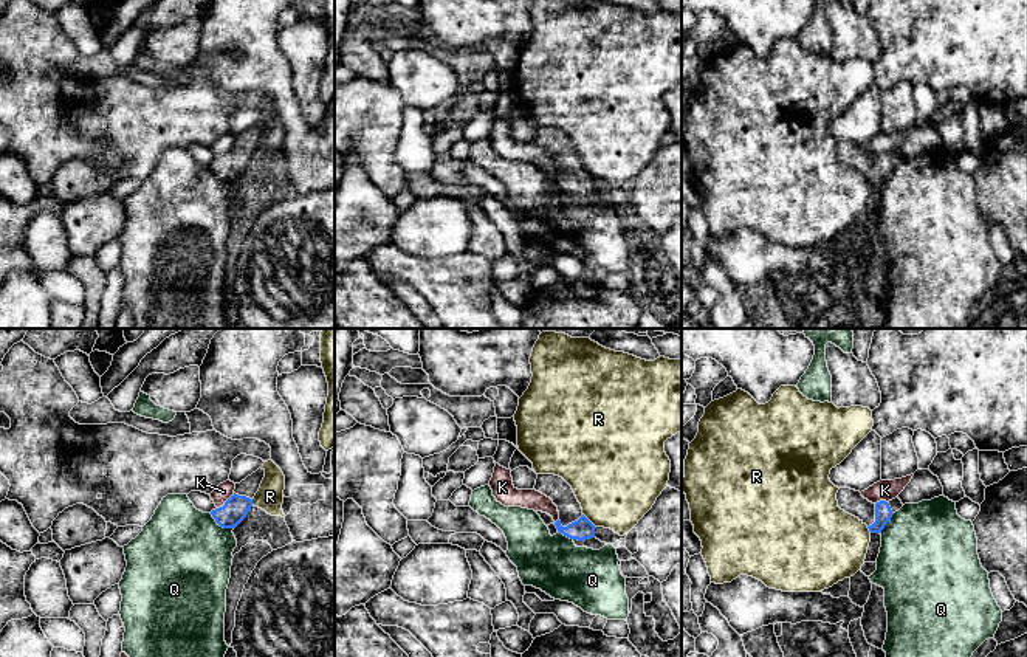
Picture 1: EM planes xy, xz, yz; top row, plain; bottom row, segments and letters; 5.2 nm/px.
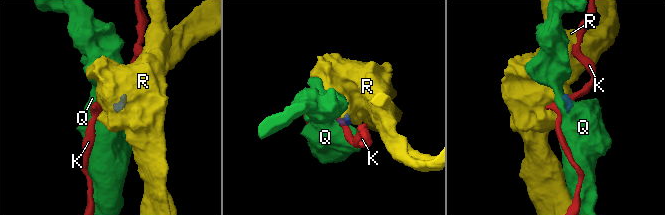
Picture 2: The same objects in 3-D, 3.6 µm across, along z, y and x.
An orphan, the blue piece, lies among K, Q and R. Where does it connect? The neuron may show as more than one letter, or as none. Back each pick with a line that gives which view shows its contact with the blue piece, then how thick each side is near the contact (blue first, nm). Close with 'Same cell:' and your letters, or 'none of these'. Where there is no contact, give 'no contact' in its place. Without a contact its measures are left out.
Same cell: none of these

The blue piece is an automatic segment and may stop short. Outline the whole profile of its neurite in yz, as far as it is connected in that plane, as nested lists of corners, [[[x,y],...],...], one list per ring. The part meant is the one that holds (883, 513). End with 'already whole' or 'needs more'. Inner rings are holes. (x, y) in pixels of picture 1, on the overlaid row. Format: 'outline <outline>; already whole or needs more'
outline [[[840,488],[836,493],[838,507],[846,513],[858,518],[867,525],[871,533],[881,533],[892,514],[898,511],[903,504],[898,497],[877,504],[869,502],[860,491],[850,488]]]; needs more

